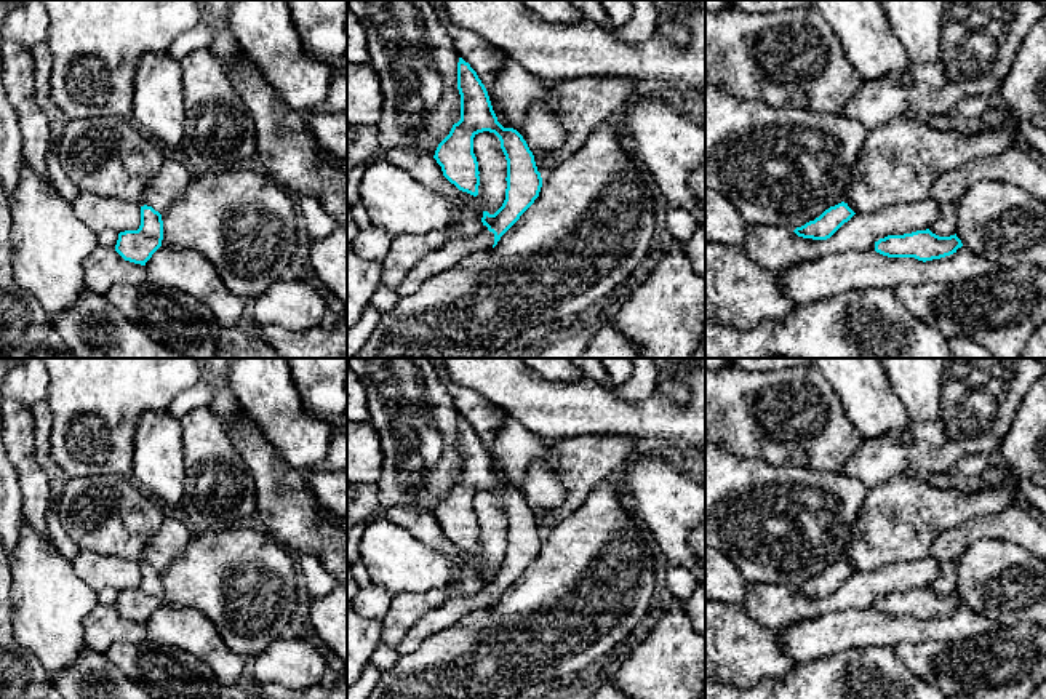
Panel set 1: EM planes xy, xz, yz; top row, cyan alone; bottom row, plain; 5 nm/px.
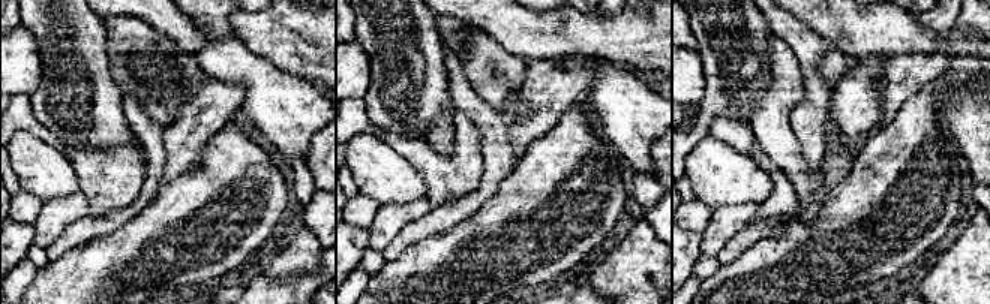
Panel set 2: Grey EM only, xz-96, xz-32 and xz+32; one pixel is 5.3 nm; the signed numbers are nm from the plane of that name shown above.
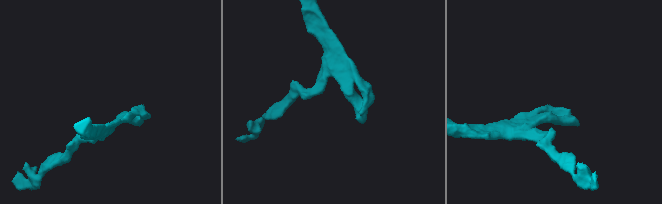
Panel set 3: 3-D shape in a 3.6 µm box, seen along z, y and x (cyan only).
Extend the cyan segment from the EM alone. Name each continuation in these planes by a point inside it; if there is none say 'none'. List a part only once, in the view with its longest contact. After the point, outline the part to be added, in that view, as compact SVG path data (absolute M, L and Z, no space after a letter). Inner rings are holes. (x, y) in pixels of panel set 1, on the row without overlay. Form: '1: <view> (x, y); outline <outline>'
1: yz (946, 583); outline M958 561L942 565L939 576L931 582L929 589L939 595L956 592Z

